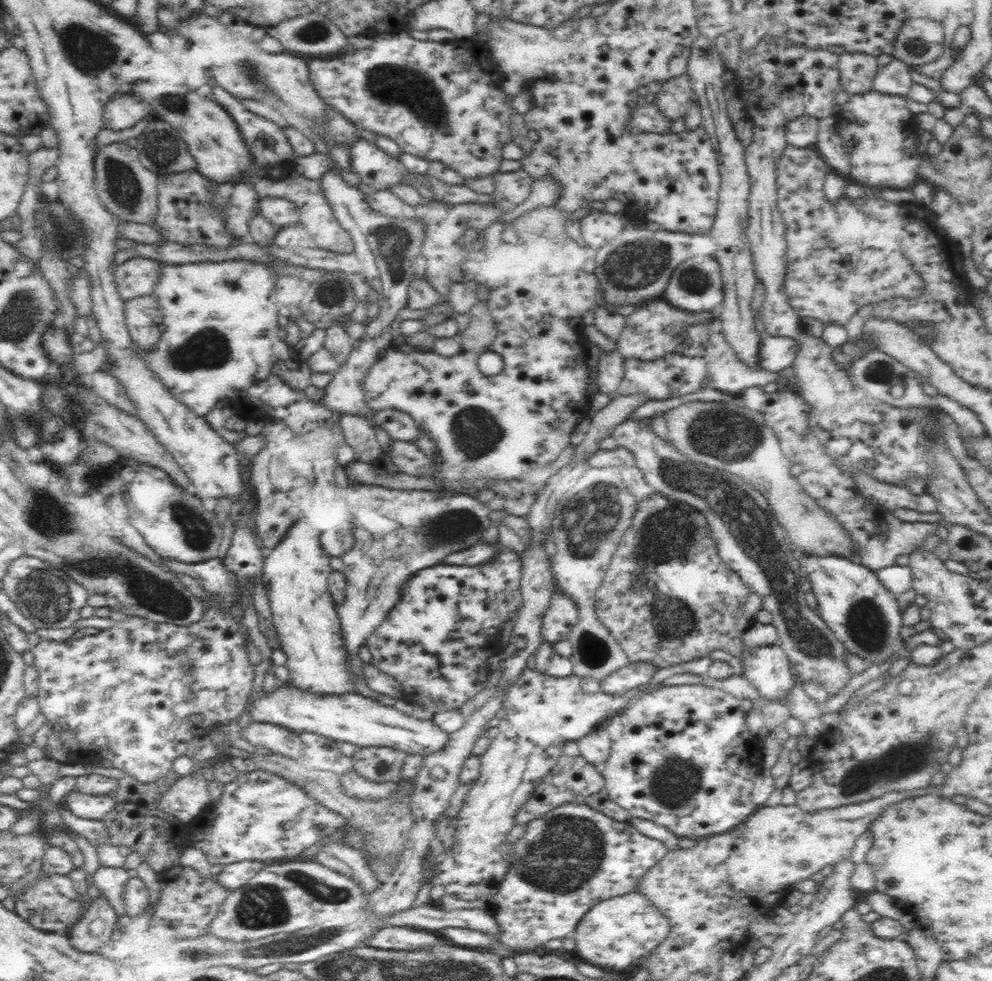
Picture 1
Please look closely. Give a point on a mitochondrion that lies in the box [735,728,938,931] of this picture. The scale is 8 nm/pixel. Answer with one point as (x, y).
(898, 763)

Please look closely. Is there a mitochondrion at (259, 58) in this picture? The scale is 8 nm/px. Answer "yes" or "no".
no

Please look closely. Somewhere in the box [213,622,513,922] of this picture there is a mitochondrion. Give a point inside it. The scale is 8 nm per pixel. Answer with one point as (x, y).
(314, 889)

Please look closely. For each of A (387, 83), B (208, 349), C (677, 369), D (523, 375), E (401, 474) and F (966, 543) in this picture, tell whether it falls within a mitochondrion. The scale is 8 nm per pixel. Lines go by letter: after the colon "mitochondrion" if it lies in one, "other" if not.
A: mitochondrion
B: mitochondrion
C: other
D: other
E: other
F: other

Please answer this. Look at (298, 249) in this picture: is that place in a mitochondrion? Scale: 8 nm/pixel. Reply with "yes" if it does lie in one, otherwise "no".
no

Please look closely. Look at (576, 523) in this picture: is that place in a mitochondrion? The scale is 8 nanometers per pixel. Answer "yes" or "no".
yes

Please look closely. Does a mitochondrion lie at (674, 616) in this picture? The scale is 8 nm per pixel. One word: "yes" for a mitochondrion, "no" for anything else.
yes

